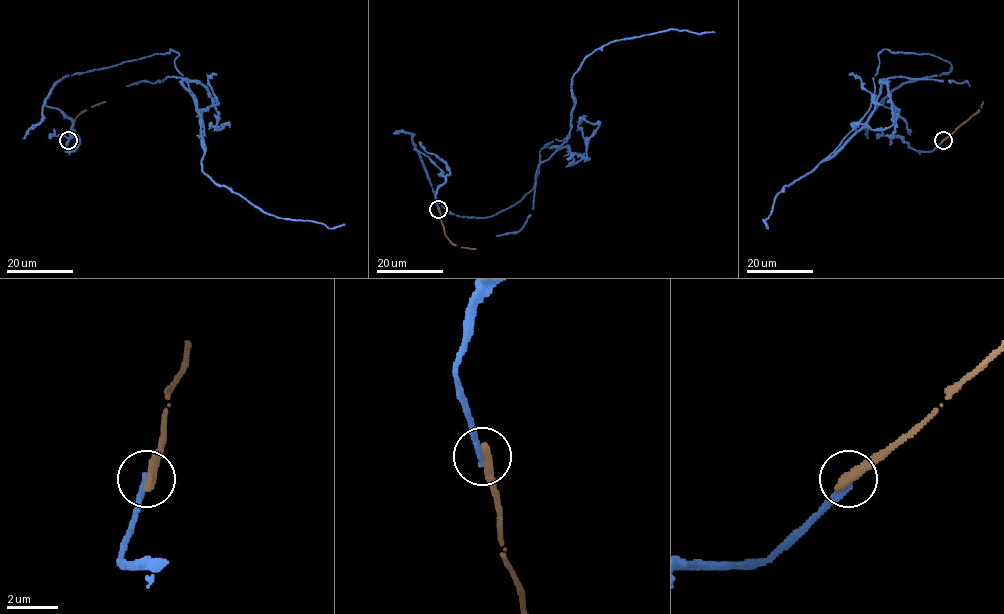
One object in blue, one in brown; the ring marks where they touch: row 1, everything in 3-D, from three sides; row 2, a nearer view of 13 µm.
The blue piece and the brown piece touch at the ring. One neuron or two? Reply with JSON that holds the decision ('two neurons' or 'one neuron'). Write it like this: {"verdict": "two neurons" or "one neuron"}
{"verdict": "two neurons"}

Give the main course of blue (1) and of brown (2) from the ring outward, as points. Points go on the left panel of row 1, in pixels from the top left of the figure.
1: (68, 140), (55, 83), (169, 49), (204, 148), (184, 81), (228, 124), (209, 123)
2: (68, 140), (78, 116), (106, 101)

